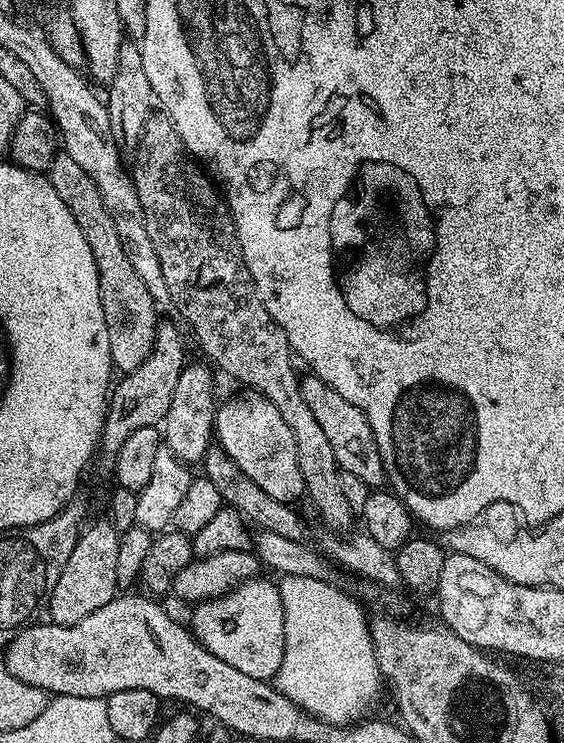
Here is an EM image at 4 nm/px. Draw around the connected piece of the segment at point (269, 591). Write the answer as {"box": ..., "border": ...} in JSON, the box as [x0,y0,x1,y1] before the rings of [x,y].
{"box":[190,578,284,681],"border":[[[253,578],[213,600],[201,600],[192,612],[190,631],[222,662],[250,674],[250,678],[271,681],[282,666],[284,653],[284,607],[275,583]]]}

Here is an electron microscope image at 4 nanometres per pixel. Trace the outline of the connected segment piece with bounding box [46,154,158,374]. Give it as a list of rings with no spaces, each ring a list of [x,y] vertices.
[[[58,154],[52,159],[46,175],[54,190],[58,190],[58,198],[66,202],[66,210],[74,214],[78,230],[82,230],[86,242],[90,242],[90,254],[94,254],[94,266],[100,275],[100,301],[110,334],[112,367],[120,374],[133,372],[152,353],[158,323],[158,305],[152,300],[150,290],[146,290],[142,278],[138,278],[134,266],[130,266],[122,238],[118,238],[118,229],[114,227],[114,218],[110,218],[110,210],[106,210],[102,194],[98,194],[98,186],[94,186],[90,174],[86,174],[86,170],[82,170],[74,158]]]

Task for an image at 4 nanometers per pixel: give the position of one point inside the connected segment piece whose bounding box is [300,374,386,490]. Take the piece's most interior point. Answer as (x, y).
(349, 434)

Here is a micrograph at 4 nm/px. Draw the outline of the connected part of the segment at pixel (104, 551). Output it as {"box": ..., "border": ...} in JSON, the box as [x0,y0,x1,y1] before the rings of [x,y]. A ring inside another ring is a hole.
{"box":[46,523,121,626],"border":[[[89,523],[76,539],[74,550],[70,550],[70,558],[62,566],[58,574],[58,582],[54,582],[54,590],[50,593],[46,601],[46,612],[50,615],[51,623],[61,624],[62,626],[74,626],[82,622],[89,614],[94,614],[94,610],[102,610],[106,602],[110,602],[118,594],[118,585],[116,583],[116,574],[118,572],[118,546],[120,545],[121,533],[112,527],[111,523],[104,524]]]}

